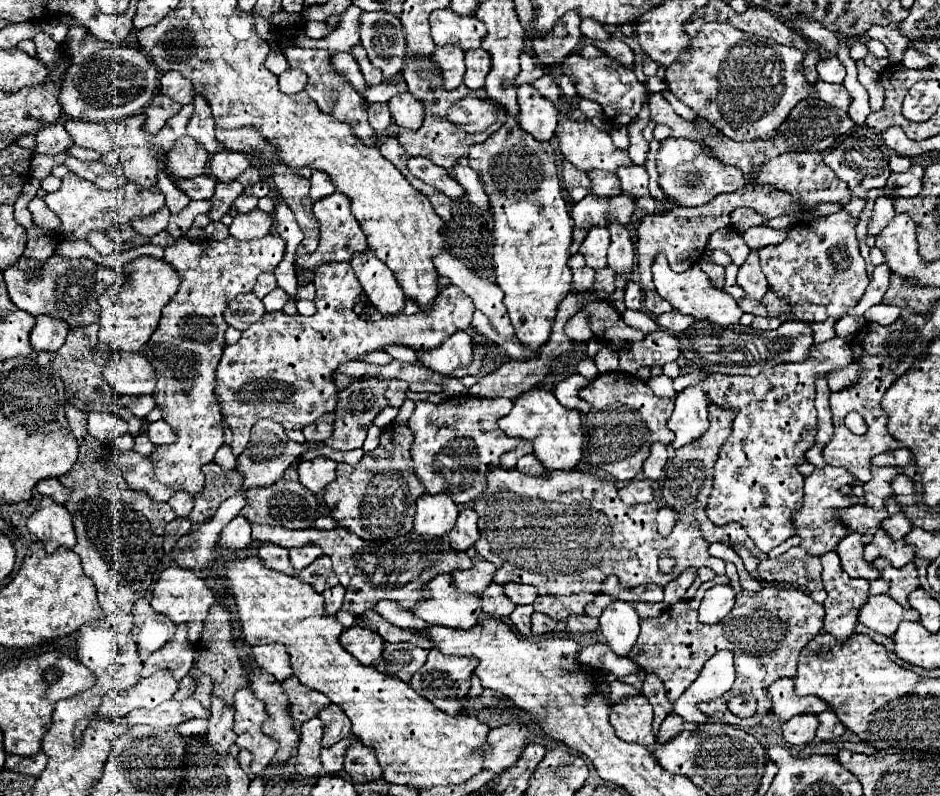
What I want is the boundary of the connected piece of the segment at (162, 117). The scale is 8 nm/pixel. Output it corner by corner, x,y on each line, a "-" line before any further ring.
154,96
154,100
142,110
142,114
146,116
144,120
144,132
150,134
150,136
156,136
168,118
172,118
182,106
172,102
170,98
166,96

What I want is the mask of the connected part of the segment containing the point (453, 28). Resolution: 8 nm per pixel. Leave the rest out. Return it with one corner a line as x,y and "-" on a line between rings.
450,8
430,14
430,28
436,46
456,44
464,50
480,48
486,34
484,24
476,16
458,16

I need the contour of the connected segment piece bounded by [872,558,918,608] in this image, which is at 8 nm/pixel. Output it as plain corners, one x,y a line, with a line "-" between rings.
878,558
876,562
872,562
872,566
878,568
878,572
882,574
882,580
888,582
888,586
890,586
888,596
892,596
894,600
898,600
900,606
910,608
910,604
908,604
908,592
912,592
914,588
918,588
916,566
914,564
906,564
904,568
894,568
884,558

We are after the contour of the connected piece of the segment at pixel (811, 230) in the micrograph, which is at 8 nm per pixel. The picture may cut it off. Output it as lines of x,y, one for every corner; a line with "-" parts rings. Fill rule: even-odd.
854,196
842,212
816,218
808,224
796,224
790,228
784,242
758,250
760,266
770,288
774,288
778,296
786,296
790,300
792,312
798,320
824,322
830,316
842,318
864,296
870,280
854,232
854,218
858,218
864,206
866,198

